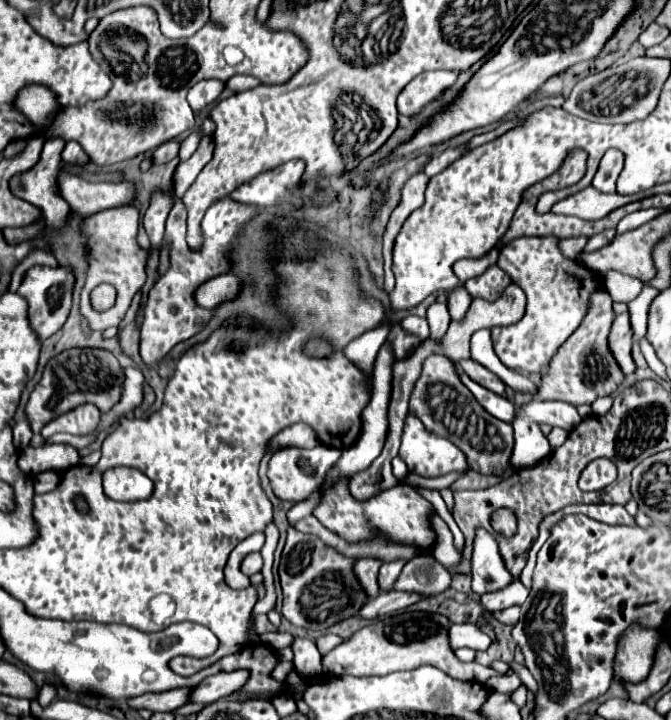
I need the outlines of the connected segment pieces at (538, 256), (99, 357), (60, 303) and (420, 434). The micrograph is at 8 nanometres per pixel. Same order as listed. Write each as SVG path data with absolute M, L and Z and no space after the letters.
M520 237L500 249L498 267L510 275L512 283L516 283L528 301L524 317L508 327L492 327L494 351L500 361L508 369L520 369L524 373L538 373L548 367L550 359L558 351L558 347L578 329L582 317L586 315L590 295L602 289L602 277L592 273L582 263L568 259L558 249L558 237Z
M68 349L48 361L40 383L34 387L30 401L26 405L26 415L34 433L50 423L52 419L76 409L78 405L92 403L100 413L110 411L122 395L122 377L124 369L118 359L106 349Z
M36 265L34 269L28 269L26 277L22 279L22 285L18 287L18 293L28 301L30 323L38 333L38 339L42 341L48 339L66 323L72 307L72 289L74 289L74 273L70 267Z
M414 415L406 419L400 457L410 473L422 477L440 477L452 471L466 473L470 469L464 453L456 445L424 429L422 421Z

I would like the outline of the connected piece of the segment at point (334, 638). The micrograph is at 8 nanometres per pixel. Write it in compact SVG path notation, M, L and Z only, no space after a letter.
M324 635L324 637L316 639L316 645L318 645L318 651L320 651L322 655L326 655L330 649L334 649L336 645L340 645L342 641L344 641L344 639L338 637L338 635Z

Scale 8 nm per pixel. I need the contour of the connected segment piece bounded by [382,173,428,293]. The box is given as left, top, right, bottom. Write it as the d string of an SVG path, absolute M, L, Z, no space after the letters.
M418 173L414 177L410 177L402 189L402 199L398 203L398 207L392 211L388 227L384 232L384 291L390 293L394 289L394 273L392 273L392 247L400 227L404 225L404 221L408 219L408 215L418 209L424 203L424 189L428 185L428 177L424 173Z

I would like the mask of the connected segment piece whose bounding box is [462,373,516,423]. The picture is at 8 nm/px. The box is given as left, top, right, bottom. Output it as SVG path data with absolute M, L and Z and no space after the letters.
M462 373L462 383L474 393L474 397L478 399L478 403L490 413L494 415L496 419L504 421L504 423L512 423L514 417L516 417L516 409L514 409L514 403L508 401L506 397L498 397L490 391L486 391L482 385L474 383L470 377L466 377L466 373Z

